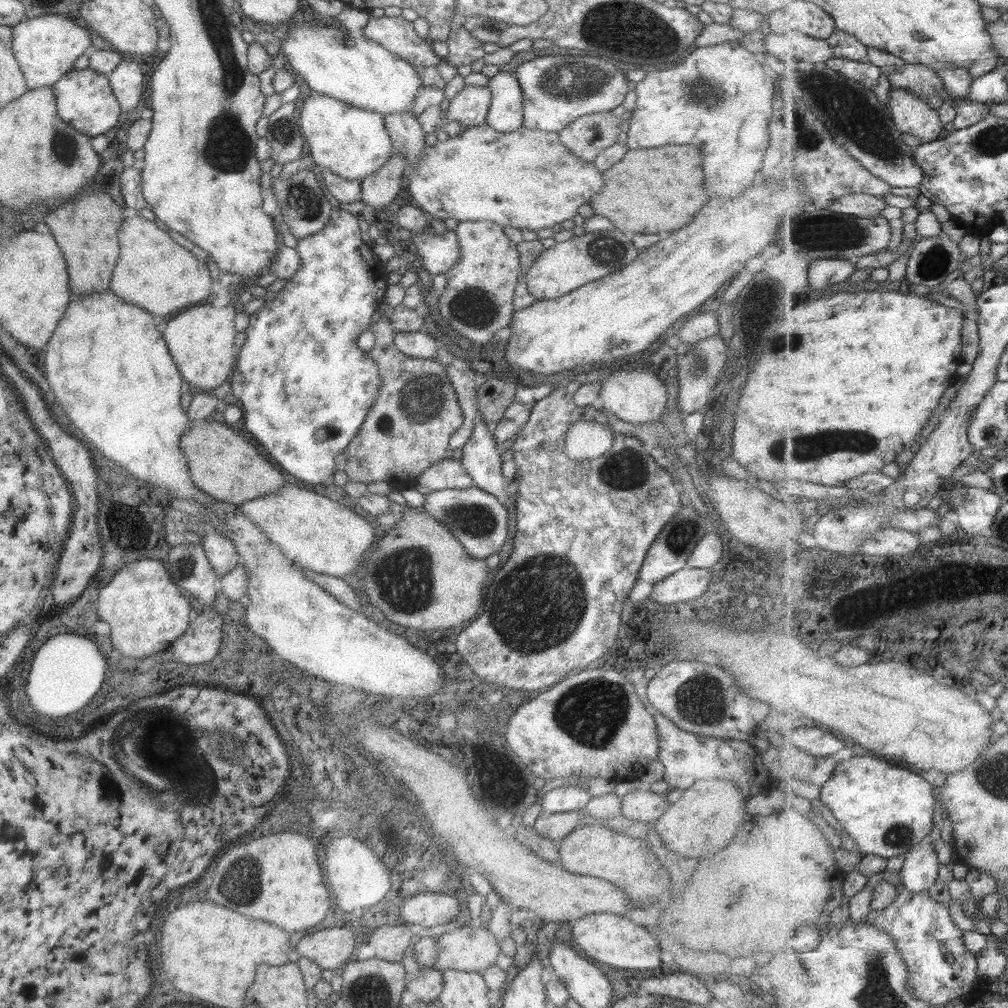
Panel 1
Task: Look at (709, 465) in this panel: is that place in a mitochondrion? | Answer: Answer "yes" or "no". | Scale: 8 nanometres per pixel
no

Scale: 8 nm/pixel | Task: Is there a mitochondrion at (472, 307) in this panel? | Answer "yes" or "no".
yes

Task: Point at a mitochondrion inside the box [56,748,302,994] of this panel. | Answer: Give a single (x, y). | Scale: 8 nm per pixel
(242, 880)

